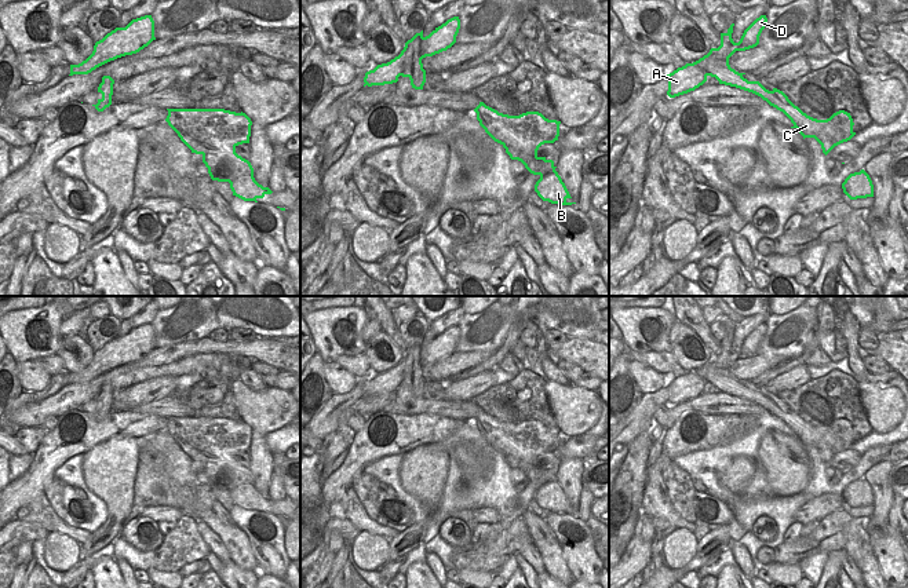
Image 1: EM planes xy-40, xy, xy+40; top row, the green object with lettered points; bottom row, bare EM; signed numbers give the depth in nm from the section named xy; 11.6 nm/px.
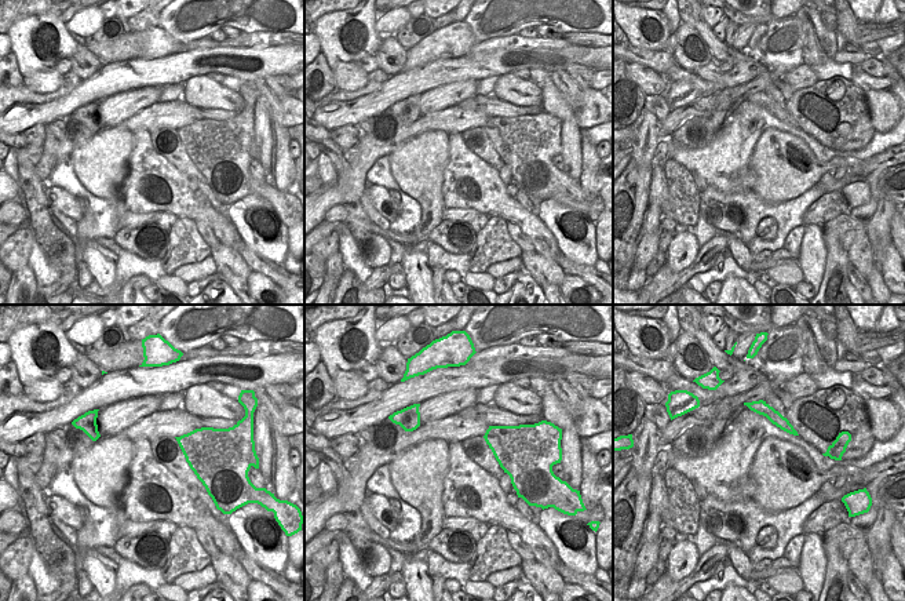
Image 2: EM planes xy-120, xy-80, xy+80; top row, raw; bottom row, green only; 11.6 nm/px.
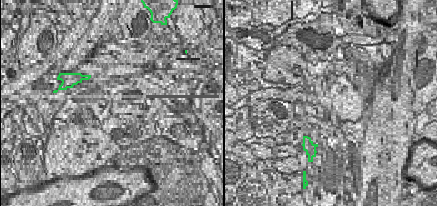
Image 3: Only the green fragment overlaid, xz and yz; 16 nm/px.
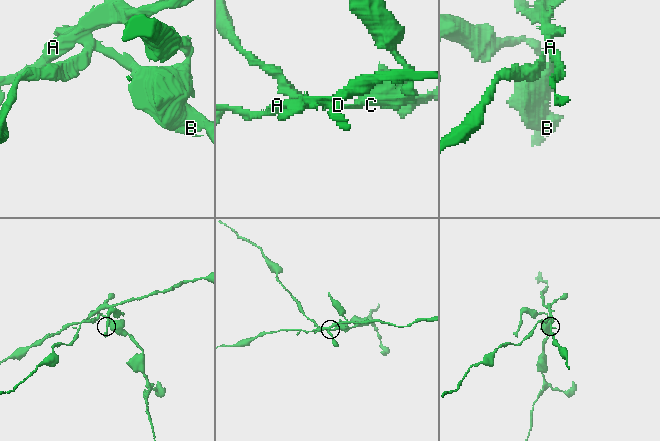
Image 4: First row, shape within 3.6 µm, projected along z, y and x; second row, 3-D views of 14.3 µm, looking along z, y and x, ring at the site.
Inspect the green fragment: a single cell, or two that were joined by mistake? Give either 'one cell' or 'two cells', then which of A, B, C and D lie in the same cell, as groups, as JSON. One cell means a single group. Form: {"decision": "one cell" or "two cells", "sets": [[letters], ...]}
{"decision": "two cells", "sets": [["A", "D"], ["B", "C"]]}

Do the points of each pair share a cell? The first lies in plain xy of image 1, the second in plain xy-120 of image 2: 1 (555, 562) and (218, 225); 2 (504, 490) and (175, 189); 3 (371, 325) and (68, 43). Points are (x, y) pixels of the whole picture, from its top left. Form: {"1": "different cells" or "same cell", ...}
{"1": "same cell", "2": "same cell", "3": "different cells"}

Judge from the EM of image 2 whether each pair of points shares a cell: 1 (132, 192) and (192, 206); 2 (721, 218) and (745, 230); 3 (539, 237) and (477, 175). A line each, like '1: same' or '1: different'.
1: same
2: same
3: same

